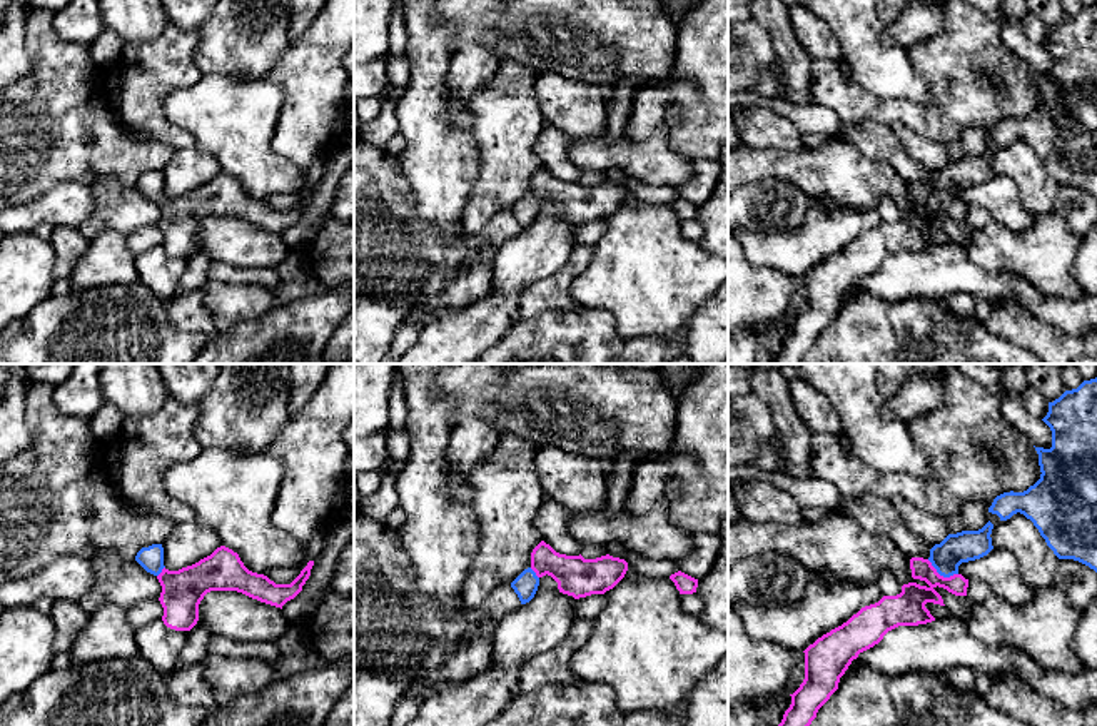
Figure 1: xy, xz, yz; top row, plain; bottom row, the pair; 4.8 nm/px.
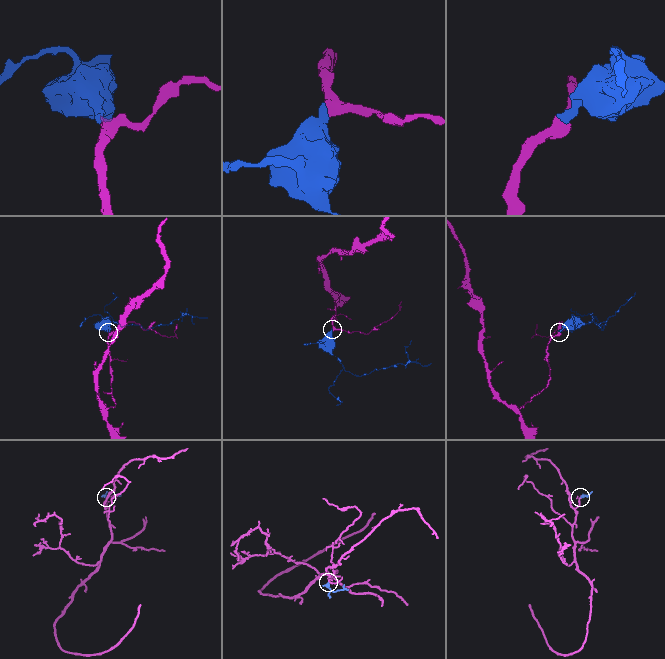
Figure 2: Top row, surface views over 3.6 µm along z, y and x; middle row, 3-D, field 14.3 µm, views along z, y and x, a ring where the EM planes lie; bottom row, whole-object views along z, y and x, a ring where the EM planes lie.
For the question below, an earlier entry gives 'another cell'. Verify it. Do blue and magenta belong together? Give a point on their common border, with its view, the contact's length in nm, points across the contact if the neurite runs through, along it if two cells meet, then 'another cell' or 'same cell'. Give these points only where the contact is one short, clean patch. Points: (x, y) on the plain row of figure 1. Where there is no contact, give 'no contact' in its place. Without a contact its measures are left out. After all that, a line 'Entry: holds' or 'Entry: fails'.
contact yz (942, 201); length 170 nm; way yz (964, 172), (942, 201), (907, 234); same cell
Entry: fails

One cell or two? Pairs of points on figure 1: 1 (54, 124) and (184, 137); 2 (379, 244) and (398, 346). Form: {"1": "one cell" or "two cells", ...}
{"1": "one cell", "2": "two cells"}

